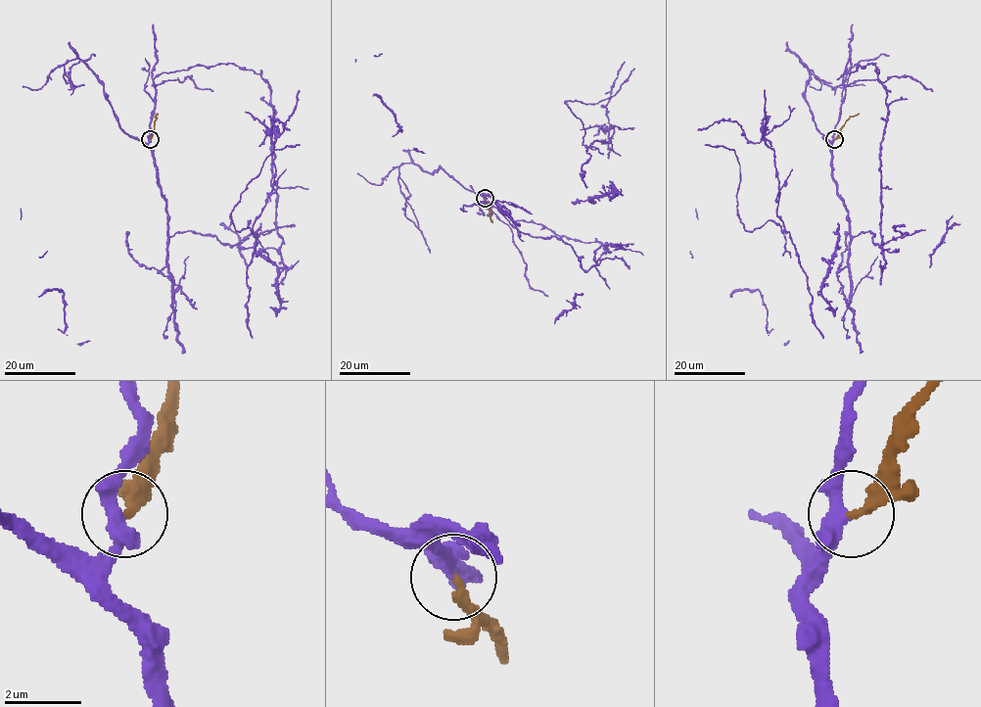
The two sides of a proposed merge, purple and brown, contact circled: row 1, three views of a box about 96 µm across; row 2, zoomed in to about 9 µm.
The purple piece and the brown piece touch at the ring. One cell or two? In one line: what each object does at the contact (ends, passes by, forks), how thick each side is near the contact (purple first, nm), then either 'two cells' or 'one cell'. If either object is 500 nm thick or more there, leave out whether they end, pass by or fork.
purple passes by; brown ends there; 380 nm thick on the purple side, 240 nm on the other; two cells

